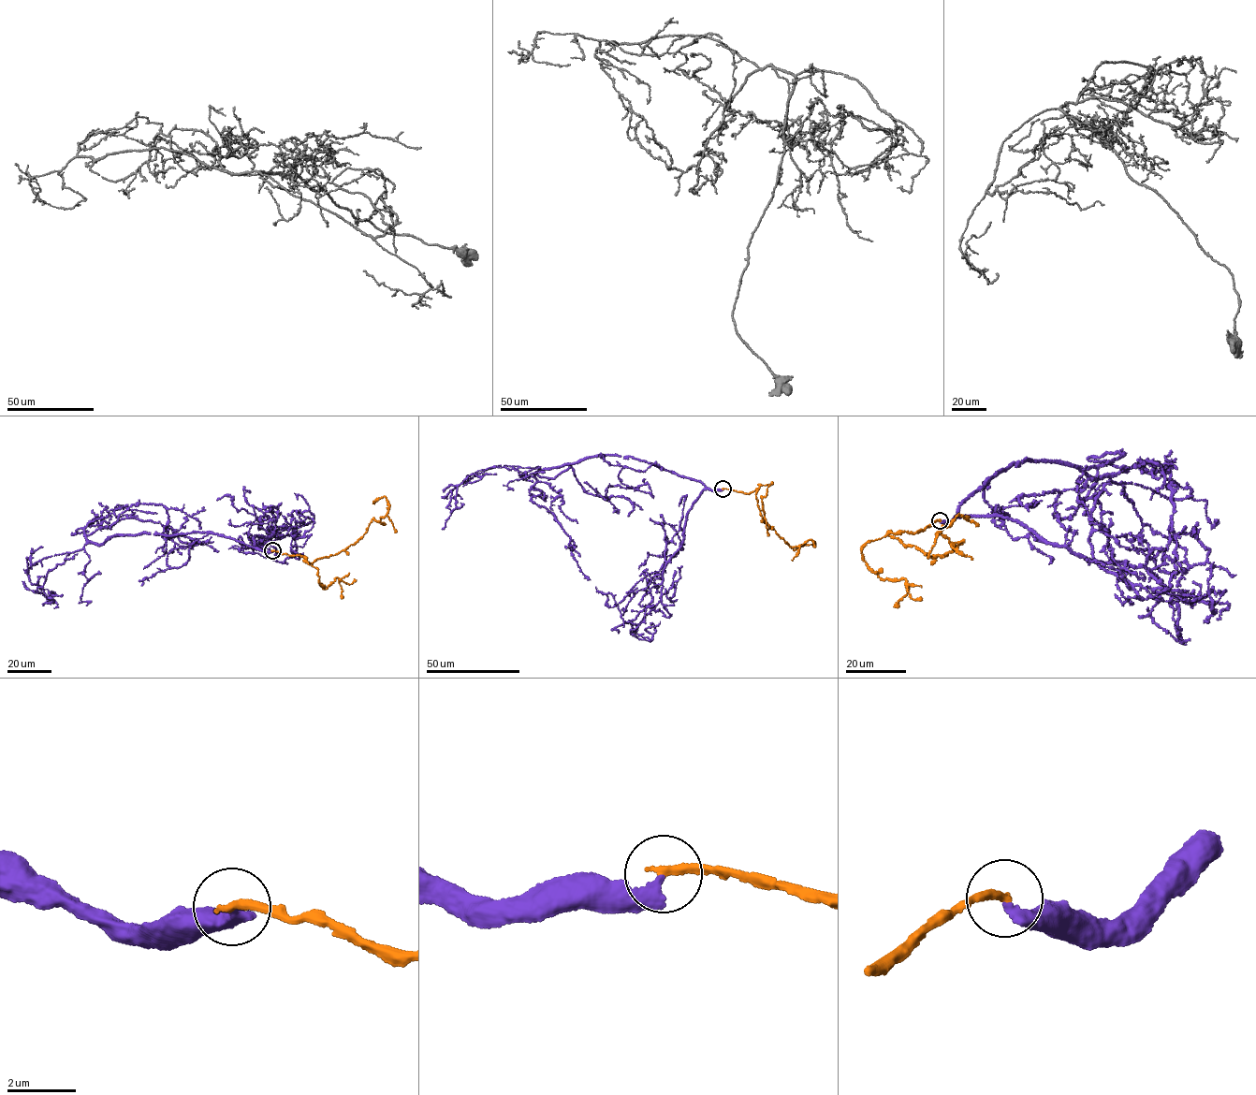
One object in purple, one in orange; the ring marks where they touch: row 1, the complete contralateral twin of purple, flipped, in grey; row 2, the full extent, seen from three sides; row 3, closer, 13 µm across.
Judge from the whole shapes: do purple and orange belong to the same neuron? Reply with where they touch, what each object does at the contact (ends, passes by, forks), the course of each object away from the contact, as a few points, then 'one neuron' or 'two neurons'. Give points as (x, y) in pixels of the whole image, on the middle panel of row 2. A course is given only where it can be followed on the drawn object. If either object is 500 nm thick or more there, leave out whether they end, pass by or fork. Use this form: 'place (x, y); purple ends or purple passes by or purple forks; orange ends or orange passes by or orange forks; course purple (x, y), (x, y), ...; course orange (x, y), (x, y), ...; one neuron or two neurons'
place (722, 489); purple ends; orange ends; course purple (722, 489), (624, 466), (651, 492), (607, 500), (570, 465), (498, 467), (446, 508), (461, 499); course orange (722, 489), (749, 494), (760, 486), (756, 499), (764, 522), (792, 547), (809, 540), (815, 544), (793, 550); two neurons

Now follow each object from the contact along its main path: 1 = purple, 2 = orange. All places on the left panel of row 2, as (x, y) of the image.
1: (272, 551), (210, 532), (169, 566), (207, 542), (140, 503), (48, 572), (50, 600), (46, 579)
2: (272, 550), (301, 555), (311, 563), (337, 554), (363, 536), (373, 519), (387, 514), (386, 497), (372, 503)

